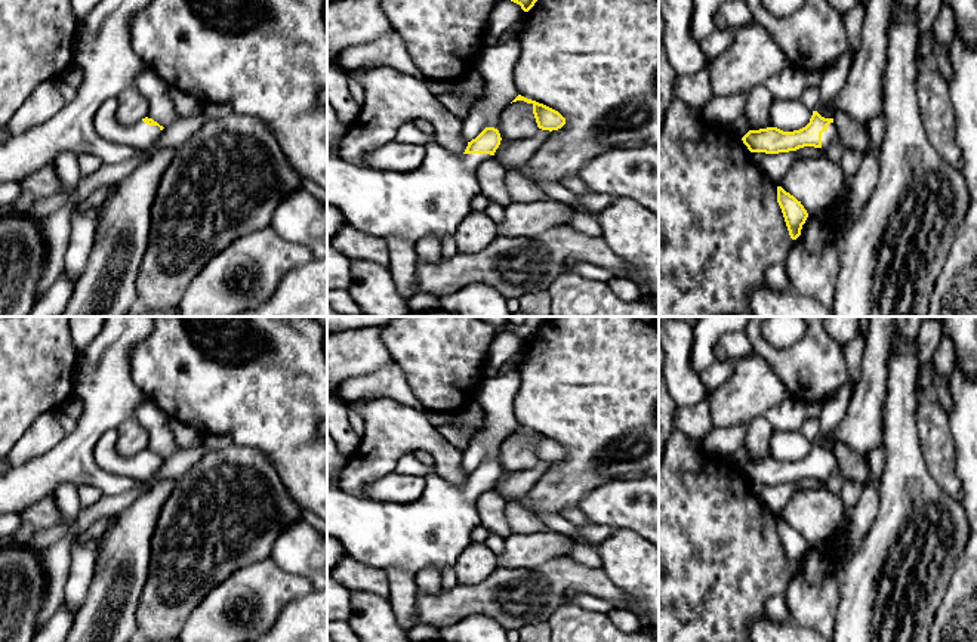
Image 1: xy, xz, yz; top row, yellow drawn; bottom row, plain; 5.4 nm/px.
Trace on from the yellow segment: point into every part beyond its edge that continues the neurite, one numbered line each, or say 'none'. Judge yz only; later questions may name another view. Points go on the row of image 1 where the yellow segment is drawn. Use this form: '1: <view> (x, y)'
1: yz (828, 136)

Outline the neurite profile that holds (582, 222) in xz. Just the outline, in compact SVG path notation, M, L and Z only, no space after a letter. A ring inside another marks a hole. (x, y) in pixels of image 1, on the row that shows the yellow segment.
M574 210L568 223L574 231L585 235L601 235L601 226L595 216Z

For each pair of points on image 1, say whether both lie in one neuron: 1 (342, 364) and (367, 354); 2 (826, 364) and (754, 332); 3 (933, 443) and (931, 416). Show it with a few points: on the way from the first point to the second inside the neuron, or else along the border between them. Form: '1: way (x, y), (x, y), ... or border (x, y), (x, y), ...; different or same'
1: way (348, 358), (353, 354), (361, 354); same
2: way (807, 364), (785, 363), (769, 351); same
3: way (933, 437), (931, 422); same

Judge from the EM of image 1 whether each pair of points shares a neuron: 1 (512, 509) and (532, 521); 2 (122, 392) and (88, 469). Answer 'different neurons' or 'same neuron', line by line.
1: same neuron
2: same neuron

